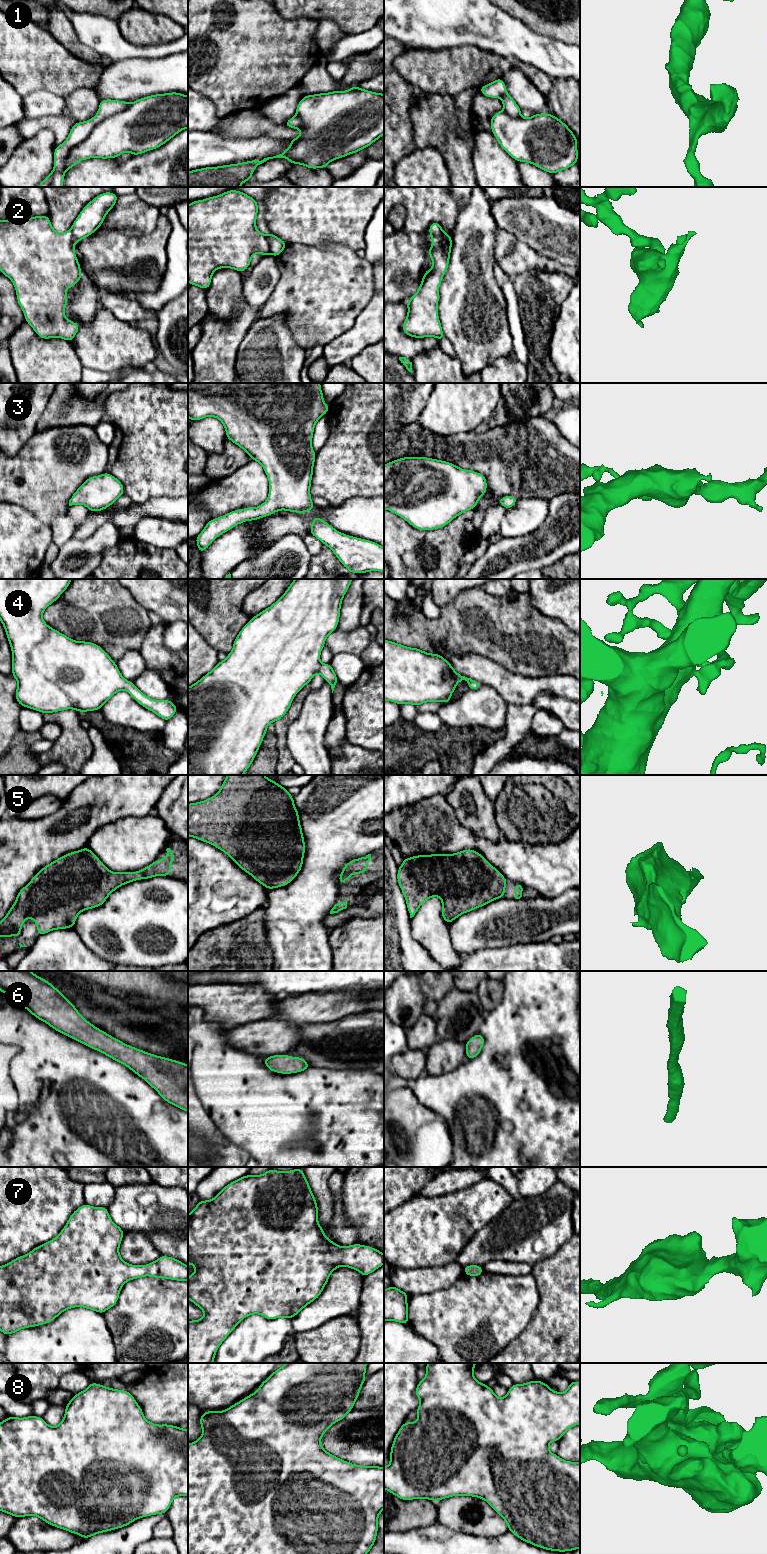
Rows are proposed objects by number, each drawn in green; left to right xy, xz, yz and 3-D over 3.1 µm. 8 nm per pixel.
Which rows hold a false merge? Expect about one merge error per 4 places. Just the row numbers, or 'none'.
2

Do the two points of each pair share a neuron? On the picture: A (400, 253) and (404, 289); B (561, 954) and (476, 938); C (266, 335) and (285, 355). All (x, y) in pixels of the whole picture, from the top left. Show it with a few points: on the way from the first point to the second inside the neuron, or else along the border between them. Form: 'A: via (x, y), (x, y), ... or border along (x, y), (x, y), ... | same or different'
A: via (400, 262), (400, 280) | same
B: border along (533, 942), (510, 943), (504, 946), (487, 948) | different
C: via (271, 340), (280, 350) | same

